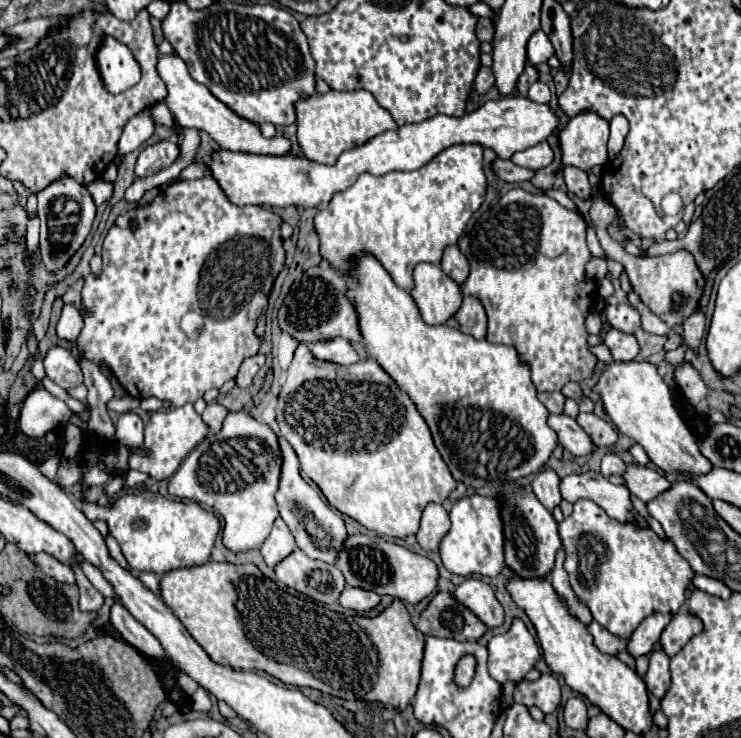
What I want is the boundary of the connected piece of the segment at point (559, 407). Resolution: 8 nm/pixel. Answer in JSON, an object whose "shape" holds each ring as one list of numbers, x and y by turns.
{"shape":[[539,392,537,398,541,400,541,404,553,412,553,414,561,414,563,412,563,402,565,402,565,396,561,392]]}

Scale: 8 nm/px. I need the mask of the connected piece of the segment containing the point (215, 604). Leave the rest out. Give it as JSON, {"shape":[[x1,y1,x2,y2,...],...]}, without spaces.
{"shape":[[207,562,203,566,177,568,163,574,161,600,217,664,229,664,235,670,265,670,283,684,309,686,343,700,383,702,397,710,405,710,415,698,425,636,413,626,401,600,393,600,393,604,375,618,359,614,345,616,329,610,325,604,285,592,265,578,255,564,235,566,227,562]]}

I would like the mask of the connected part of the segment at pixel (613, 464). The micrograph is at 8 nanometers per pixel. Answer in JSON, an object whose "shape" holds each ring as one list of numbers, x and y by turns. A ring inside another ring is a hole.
{"shape":[[605,454,601,460,601,474,607,478,611,474,623,474,623,468,625,468,625,462,615,454]]}

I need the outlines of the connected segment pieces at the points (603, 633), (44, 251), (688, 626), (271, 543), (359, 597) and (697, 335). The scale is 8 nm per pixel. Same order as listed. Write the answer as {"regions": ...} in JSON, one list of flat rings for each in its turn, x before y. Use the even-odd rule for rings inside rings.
{"regions":[[[591,622,589,626,589,632,593,634,595,638,595,646,601,650,601,652,607,652,611,656,617,656,619,652,625,652,627,650,627,644,629,644,629,638,617,638,615,634,609,634,601,624,597,622]],[[57,180,55,184,49,184,43,192,39,192,37,198,39,198,39,222,41,222,41,238,39,238,41,260,47,272,55,274,83,246,95,220,95,204,87,188,83,184,75,184,75,180]],[[683,610,683,612,677,612,675,614,675,620,671,620,671,624,663,630,663,636,661,636,661,646,665,648,665,652,669,656,673,656,675,652,679,652,679,648,683,648,699,630,703,628,703,622]],[[277,518,275,524,273,524,273,530,271,530,271,534,269,534,269,538,267,538,267,540,263,542,263,546,261,546,261,556,263,556,265,564,267,564,269,568,275,568,275,566,277,566,283,558,287,558,295,548,297,548,297,544,295,544,295,538,291,536,287,524,285,524,281,518]],[[347,586,339,596,339,604,343,608,351,608,359,614,371,612,375,606,379,606,379,602,381,598,375,592,367,592,363,588,351,588,351,586]],[[695,312,693,316,689,316,683,322,683,340,685,340,687,348,691,348,695,354,701,344,703,332,705,332,705,314,703,312]]]}

